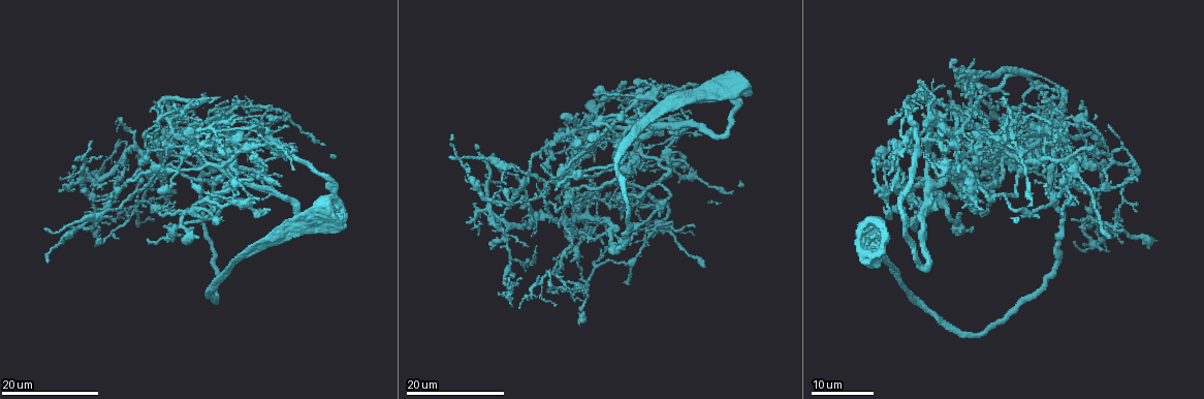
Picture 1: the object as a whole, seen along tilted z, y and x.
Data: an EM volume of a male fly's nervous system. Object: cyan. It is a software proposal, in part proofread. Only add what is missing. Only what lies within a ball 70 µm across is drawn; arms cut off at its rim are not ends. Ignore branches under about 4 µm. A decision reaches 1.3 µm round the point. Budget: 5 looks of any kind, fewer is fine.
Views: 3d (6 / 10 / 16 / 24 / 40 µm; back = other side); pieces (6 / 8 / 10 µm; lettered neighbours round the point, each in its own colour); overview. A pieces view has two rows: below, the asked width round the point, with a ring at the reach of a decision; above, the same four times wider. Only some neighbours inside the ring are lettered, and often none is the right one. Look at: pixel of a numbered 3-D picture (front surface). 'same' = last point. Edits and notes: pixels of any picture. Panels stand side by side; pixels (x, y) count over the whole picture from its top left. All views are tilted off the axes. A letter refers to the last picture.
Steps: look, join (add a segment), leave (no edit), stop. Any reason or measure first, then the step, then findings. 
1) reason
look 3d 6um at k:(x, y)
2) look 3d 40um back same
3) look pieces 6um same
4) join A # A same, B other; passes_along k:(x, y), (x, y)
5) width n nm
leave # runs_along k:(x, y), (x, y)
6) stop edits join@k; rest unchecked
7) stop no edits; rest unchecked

look 3d 24um at 1:(137, 199)

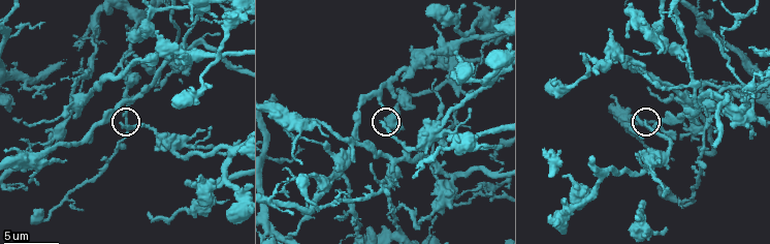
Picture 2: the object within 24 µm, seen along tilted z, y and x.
look pieces 6um at 2:(121, 125)

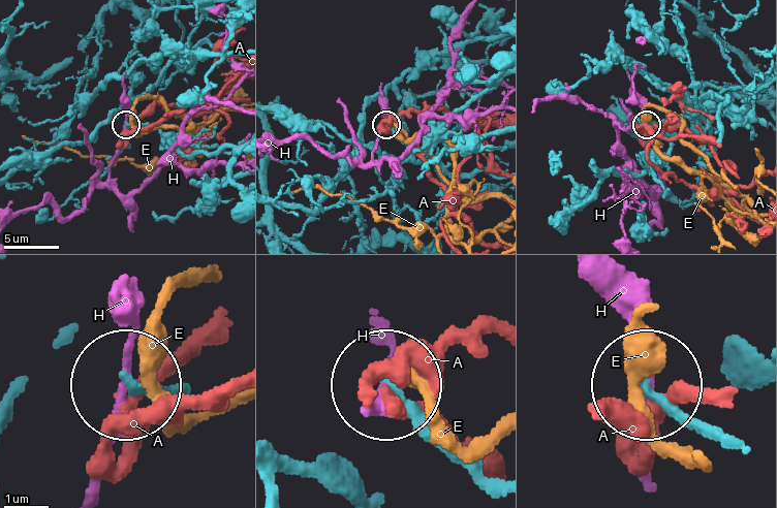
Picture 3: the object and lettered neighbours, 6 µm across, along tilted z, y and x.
leave # A other, E other, H other; runs_along 3:(725, 439), (683, 420), (652, 386); no lettered segment goes on from it

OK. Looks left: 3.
look 3d 24um at 1:(966, 98)

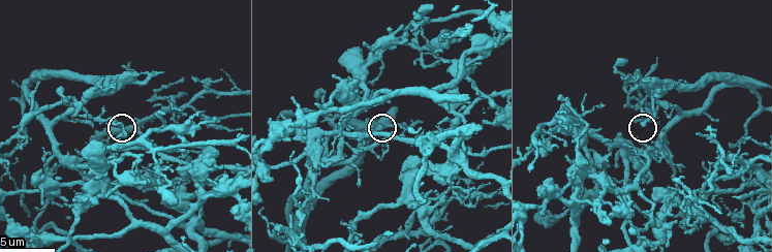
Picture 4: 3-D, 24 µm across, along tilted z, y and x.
look pieces 6um at 4:(644, 122)

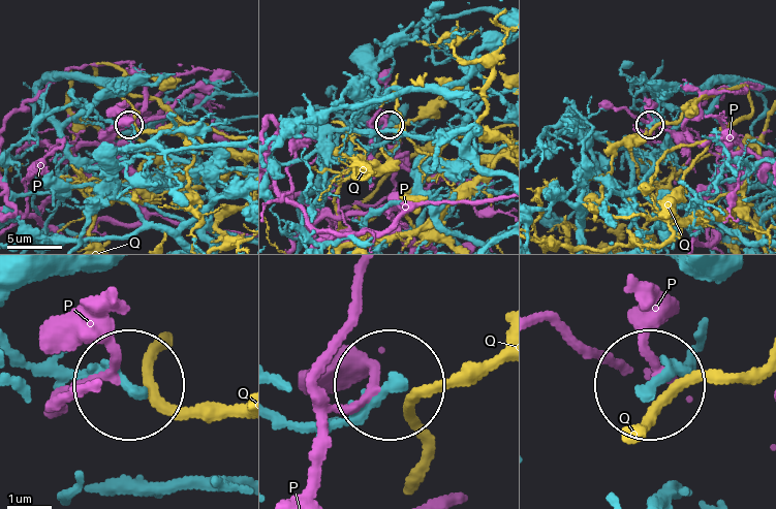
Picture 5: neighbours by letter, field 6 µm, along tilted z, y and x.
width 230 nm
leave # P other, Q other; runs_along 5:(25, 355), (123, 385); none of them fits

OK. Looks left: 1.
look pieces 6um at 2:(421, 222)

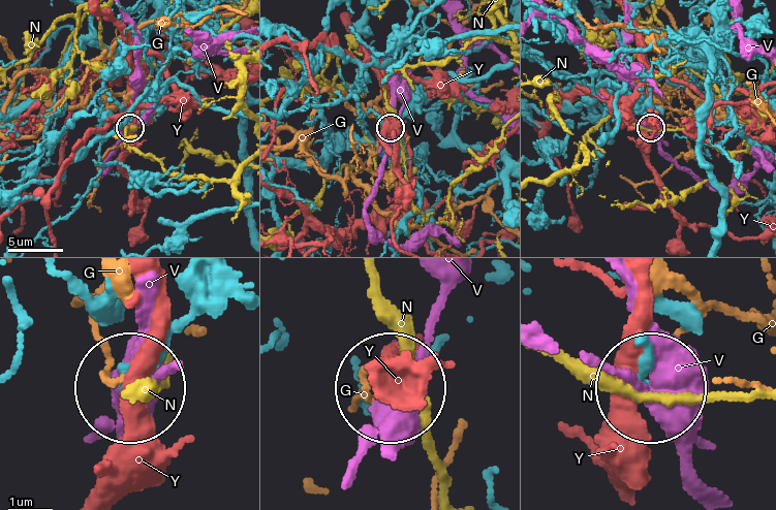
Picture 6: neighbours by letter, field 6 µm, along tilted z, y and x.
leave # G other, N other, V other, Y other; none of them fits

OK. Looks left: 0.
stop no edits; rest unchecked

